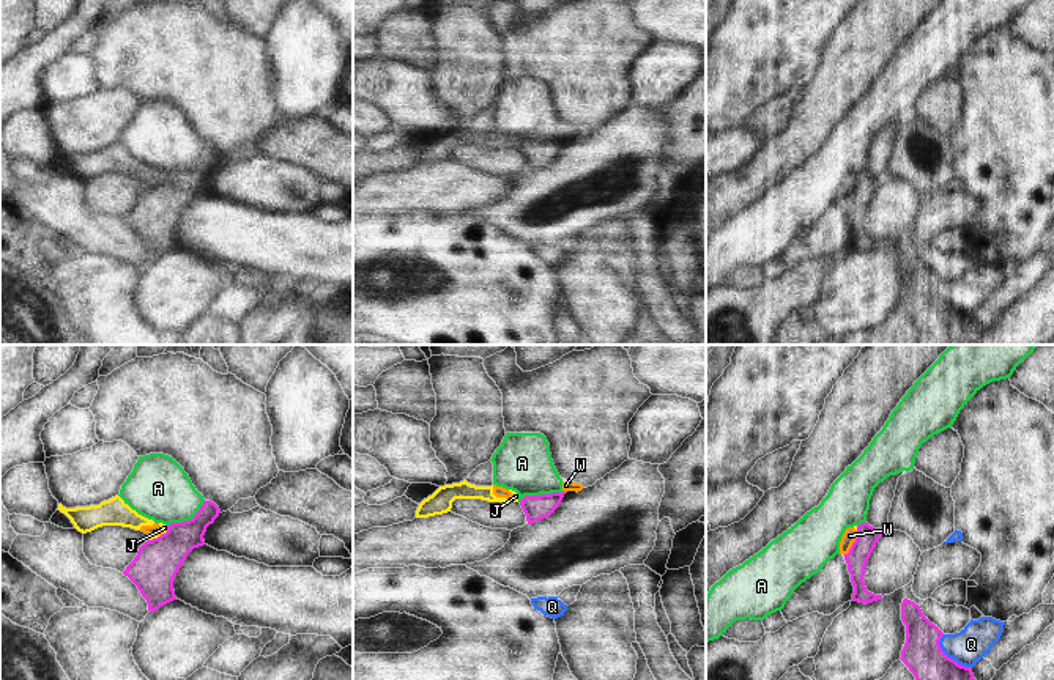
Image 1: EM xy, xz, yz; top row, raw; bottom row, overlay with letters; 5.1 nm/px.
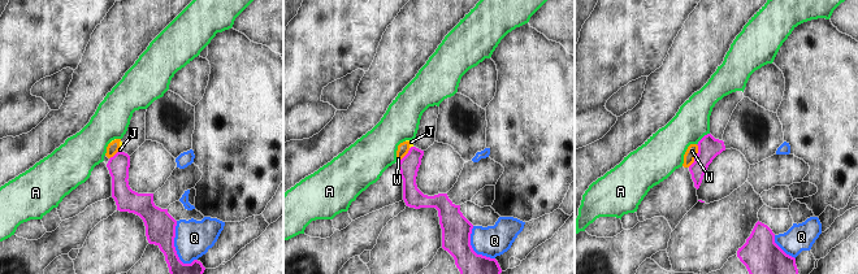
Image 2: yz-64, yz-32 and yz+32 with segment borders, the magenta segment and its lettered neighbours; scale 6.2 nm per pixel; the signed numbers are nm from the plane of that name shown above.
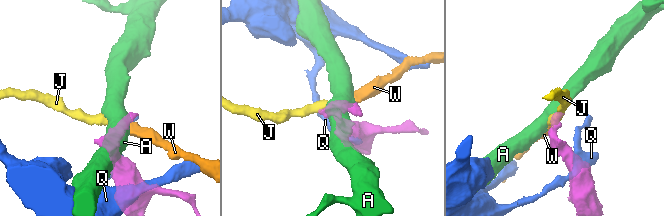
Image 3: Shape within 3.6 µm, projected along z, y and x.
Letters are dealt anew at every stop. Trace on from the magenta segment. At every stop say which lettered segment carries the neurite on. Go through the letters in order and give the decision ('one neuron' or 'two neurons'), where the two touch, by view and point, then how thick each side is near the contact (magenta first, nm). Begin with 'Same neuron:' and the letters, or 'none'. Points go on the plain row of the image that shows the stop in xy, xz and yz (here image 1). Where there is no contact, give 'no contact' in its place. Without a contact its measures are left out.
Same neuron: none
A: two neurons | xz (541, 142) | 130/300 nm
J: two neurons | xy (167, 178) | 240/30 nm
Q: two neurons | yz (947, 304) | 280/180 nm
W: two neurons | yz (853, 191) | 110/70 nm

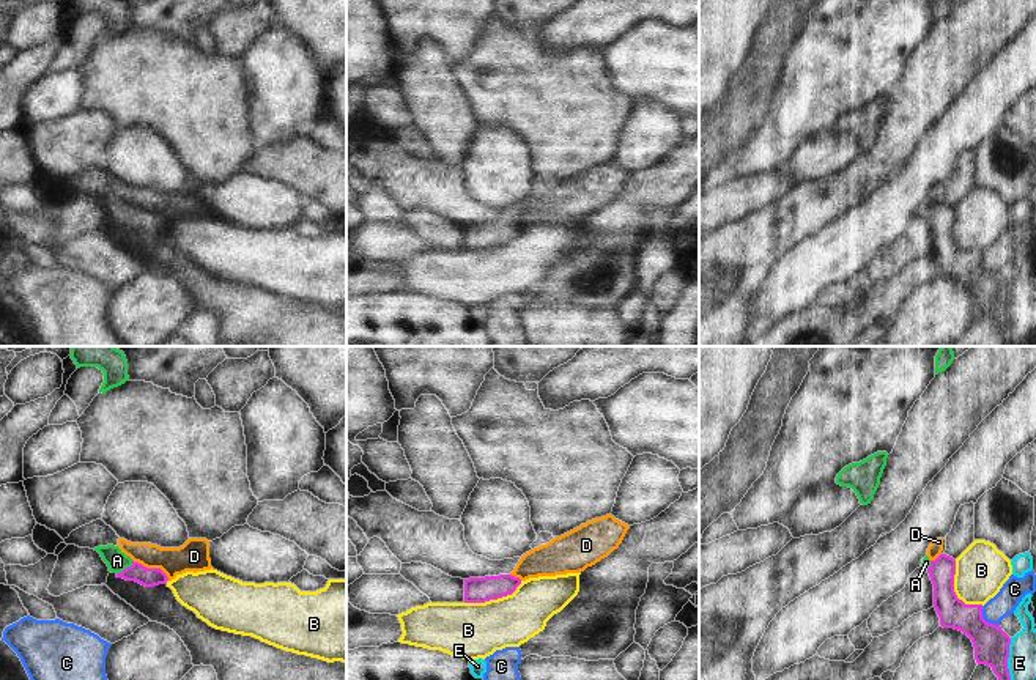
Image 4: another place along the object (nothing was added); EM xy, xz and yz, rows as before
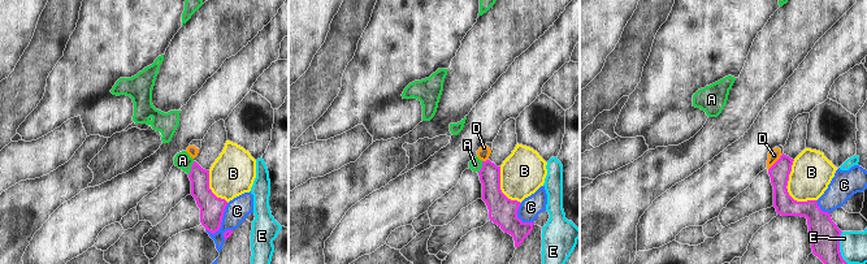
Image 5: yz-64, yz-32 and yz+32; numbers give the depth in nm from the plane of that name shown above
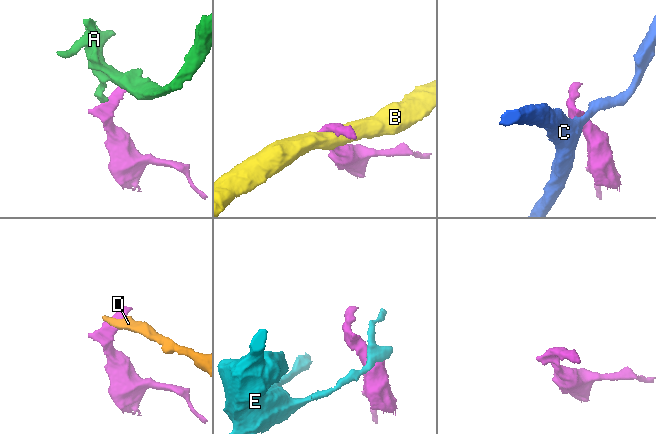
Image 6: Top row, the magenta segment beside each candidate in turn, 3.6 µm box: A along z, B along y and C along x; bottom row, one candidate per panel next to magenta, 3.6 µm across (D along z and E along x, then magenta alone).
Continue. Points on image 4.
Same neuron: A
A: one neuron | xy (125, 216) | 100/110 nm
B: two neurons | yz (954, 240) | 150/260 nm
C: two neurons | yz (984, 268) | 180/120 nm
D: two neurons | xy (151, 216) | 100/160 nm
E: two neurons | yz (1008, 318) | 180/140 nm

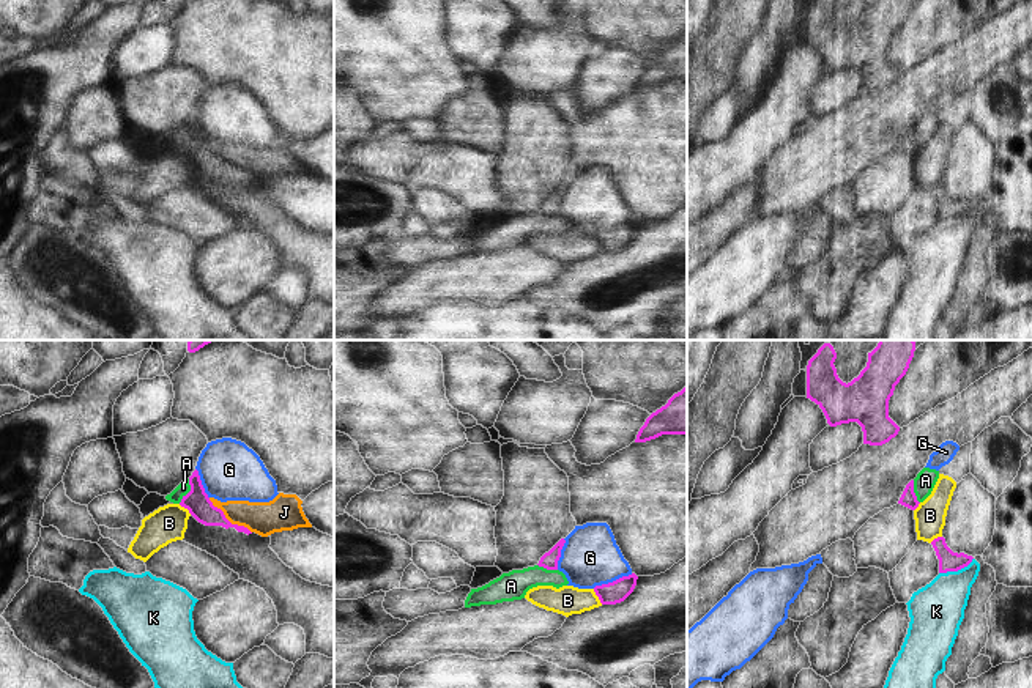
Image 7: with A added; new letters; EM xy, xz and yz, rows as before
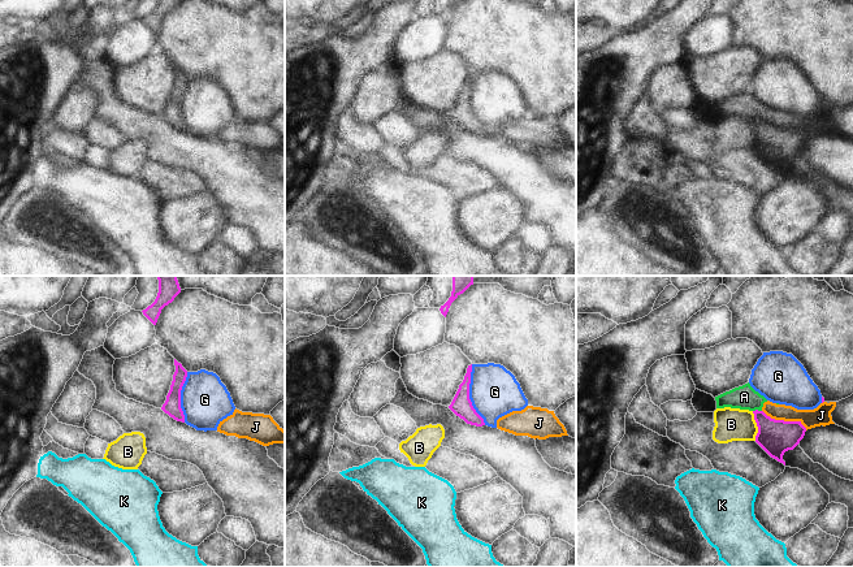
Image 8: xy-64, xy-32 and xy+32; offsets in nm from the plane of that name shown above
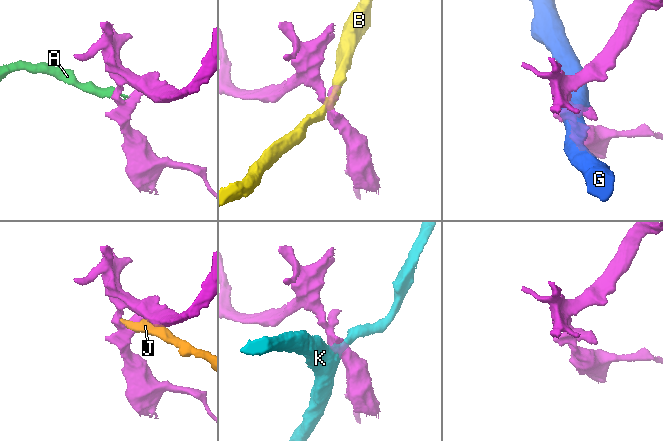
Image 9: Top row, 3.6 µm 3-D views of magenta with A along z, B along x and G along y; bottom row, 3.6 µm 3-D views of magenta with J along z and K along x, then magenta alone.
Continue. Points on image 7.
Same neuron: none
A: two neurons | xy (189, 139) | 120/70 nm
B: two neurons | xz (597, 243) | 110/150 nm
G: two neurons | xz (613, 229) | 110/300 nm
J: two neurons | xy (227, 167) | 120/170 nm
K: two neurons | yz (957, 218) | 110/280 nm

